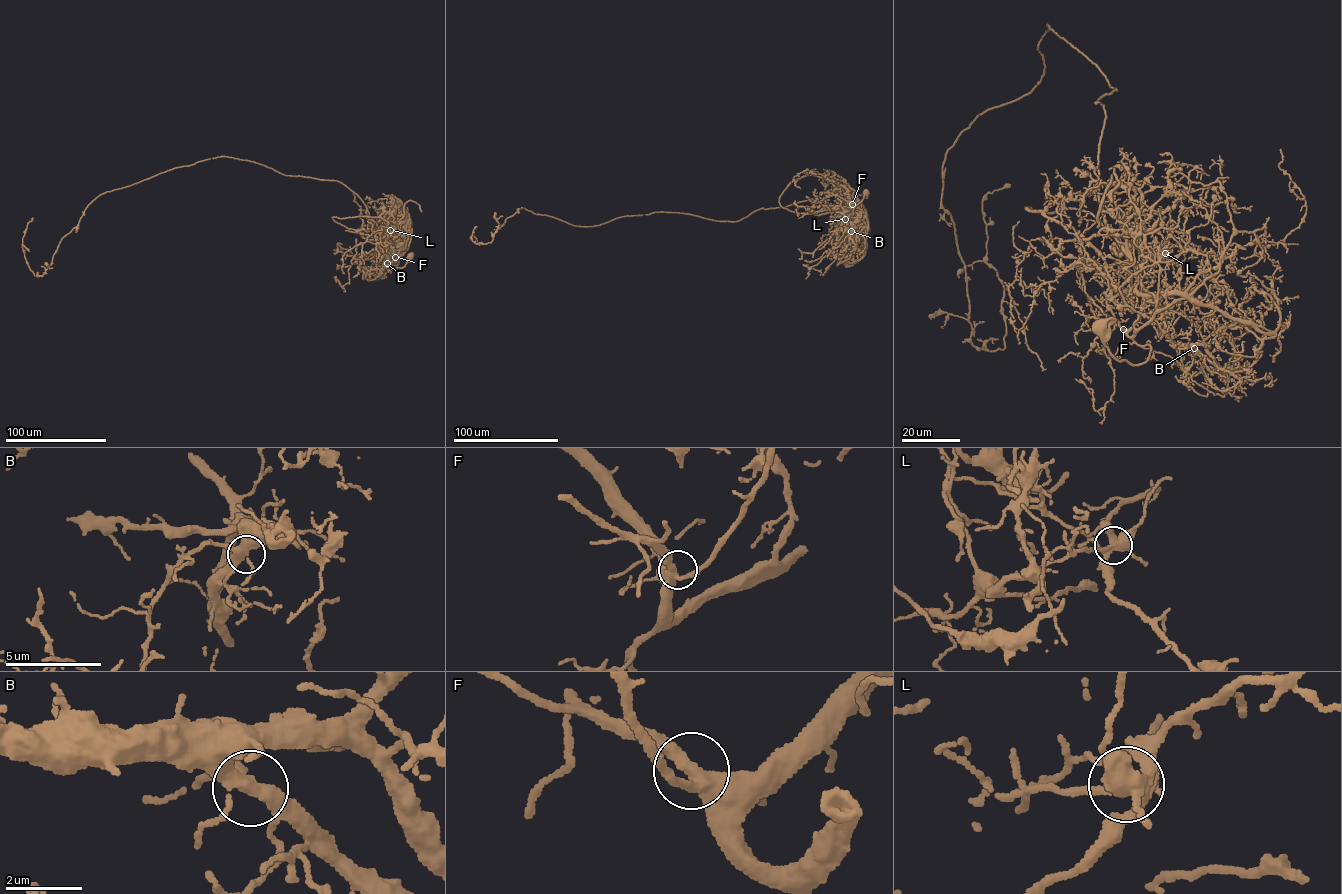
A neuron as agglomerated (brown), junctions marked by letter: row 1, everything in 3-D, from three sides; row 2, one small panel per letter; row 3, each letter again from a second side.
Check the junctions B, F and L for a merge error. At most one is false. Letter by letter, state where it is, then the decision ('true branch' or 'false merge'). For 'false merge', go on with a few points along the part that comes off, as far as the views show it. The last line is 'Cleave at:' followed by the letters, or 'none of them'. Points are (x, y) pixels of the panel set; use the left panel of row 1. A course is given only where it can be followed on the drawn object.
B: place (387, 263); true branch
F: place (395, 257); true branch
L: place (390, 230); false merge; course (390, 229), (394, 259), (341, 183), (223, 156), (101, 194), (37, 276), (22, 246), (33, 218)
Cleave at: L

